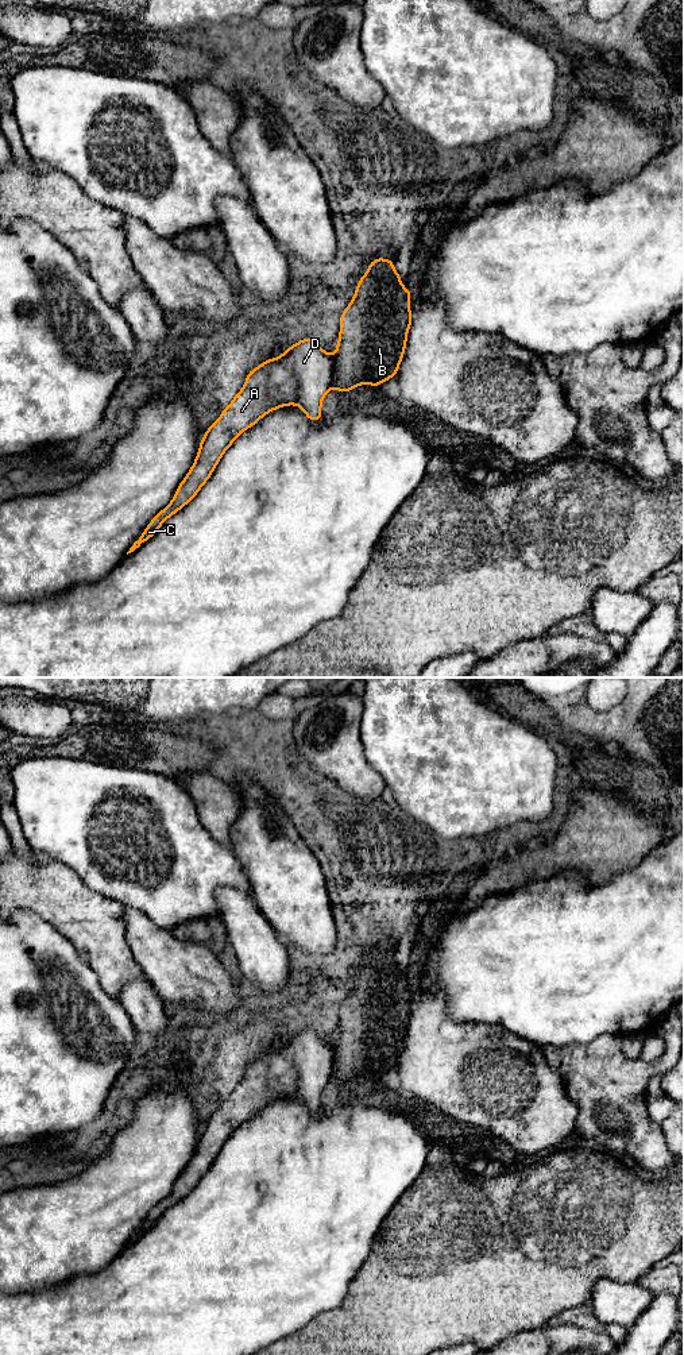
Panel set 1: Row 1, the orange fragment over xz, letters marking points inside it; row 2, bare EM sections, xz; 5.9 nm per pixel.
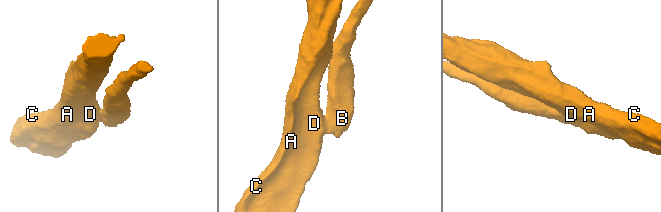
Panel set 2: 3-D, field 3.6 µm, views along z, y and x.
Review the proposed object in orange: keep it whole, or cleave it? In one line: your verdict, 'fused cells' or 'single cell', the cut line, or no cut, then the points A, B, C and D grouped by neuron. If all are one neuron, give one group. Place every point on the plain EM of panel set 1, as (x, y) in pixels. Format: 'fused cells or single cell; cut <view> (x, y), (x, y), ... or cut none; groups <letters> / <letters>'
fused cells; cut xz (333, 1047), (333, 1072), (331, 1076); groups A C D / B

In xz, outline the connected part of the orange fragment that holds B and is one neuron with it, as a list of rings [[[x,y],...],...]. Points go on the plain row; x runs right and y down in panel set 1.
[[[376,949],[358,972],[351,995],[340,1007],[340,1024],[333,1047],[332,1077],[335,1081],[351,1082],[364,1074],[378,1078],[397,1066],[413,1012],[411,984],[401,974],[401,969],[391,950]]]

